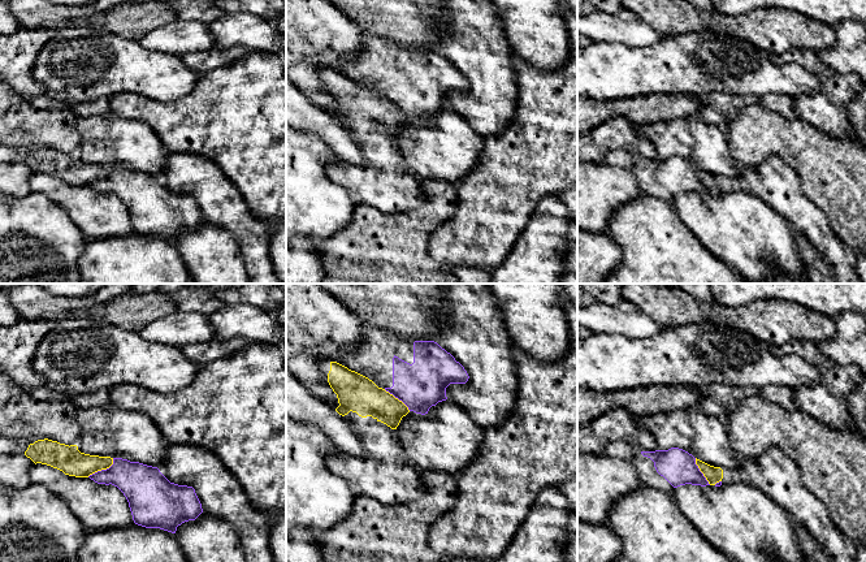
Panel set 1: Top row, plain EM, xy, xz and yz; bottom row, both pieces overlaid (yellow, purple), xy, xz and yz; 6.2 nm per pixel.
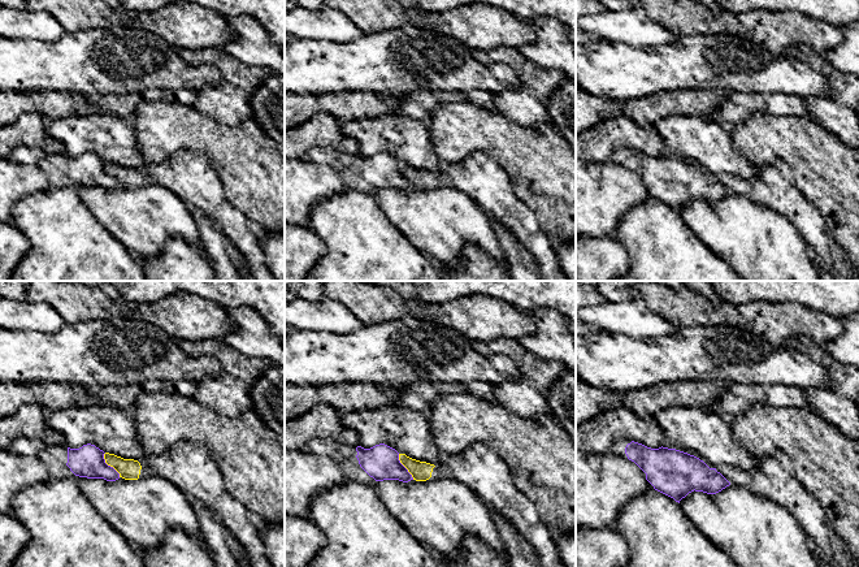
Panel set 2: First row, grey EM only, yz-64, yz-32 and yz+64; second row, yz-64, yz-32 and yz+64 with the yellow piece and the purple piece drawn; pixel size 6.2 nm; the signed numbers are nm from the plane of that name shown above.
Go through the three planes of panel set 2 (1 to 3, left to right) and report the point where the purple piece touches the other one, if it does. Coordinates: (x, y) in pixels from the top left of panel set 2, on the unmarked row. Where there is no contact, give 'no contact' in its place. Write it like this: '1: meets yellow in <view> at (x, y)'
1: meets yellow in yz-64 at (109, 173)
2: meets yellow in yz-32 at (404, 174)
3: no contact

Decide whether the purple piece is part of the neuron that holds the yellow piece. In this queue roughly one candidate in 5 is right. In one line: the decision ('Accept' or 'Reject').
Reject

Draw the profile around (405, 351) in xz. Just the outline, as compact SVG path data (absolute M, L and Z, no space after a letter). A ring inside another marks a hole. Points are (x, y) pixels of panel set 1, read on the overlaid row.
M364 340L343 354L339 364L368 377L421 415L447 399L450 384L466 384L469 379L464 367L434 341L402 340L393 353Z

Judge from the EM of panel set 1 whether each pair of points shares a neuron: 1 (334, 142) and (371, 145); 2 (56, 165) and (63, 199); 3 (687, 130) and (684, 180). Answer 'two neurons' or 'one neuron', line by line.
1: two neurons
2: two neurons
3: two neurons

